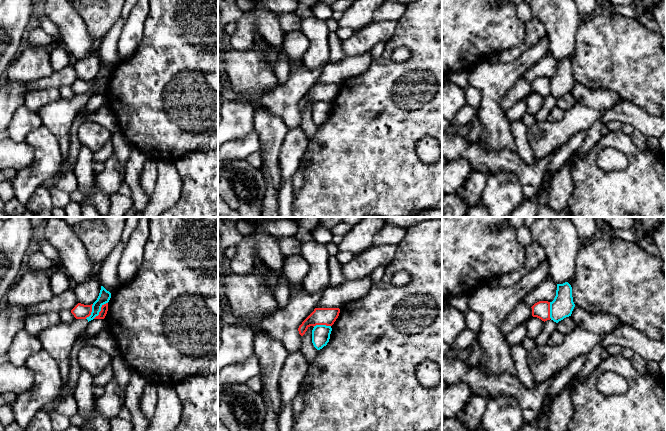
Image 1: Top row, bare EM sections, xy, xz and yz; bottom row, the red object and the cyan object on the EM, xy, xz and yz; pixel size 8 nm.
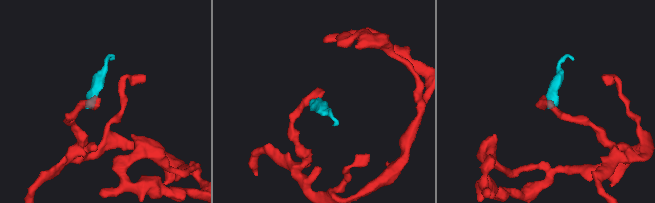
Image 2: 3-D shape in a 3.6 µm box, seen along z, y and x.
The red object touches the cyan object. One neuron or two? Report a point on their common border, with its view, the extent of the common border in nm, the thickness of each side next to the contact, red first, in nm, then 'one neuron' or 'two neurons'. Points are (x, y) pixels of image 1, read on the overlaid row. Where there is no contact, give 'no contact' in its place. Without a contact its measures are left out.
xy (101, 310) | 180 nm | 60/100 nm | two neurons

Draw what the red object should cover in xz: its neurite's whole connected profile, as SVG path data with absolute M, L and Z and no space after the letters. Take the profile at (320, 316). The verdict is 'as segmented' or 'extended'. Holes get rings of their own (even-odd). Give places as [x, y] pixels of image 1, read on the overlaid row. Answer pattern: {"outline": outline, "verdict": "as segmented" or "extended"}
{"outline": "M315 308L314 311L299 326L299 334L303 336L310 326L332 326L338 318L339 313L339 308Z", "verdict": "as segmented"}

